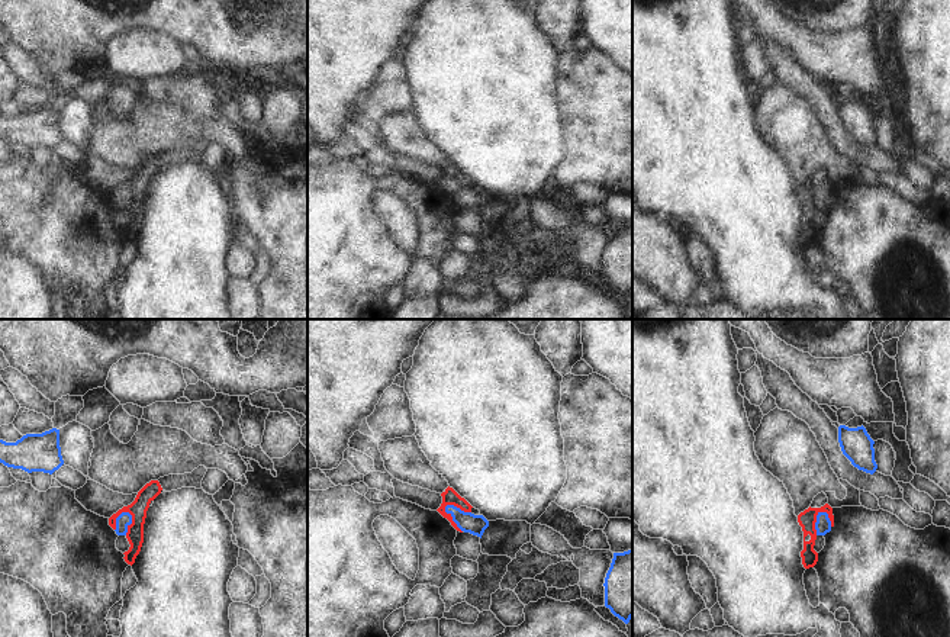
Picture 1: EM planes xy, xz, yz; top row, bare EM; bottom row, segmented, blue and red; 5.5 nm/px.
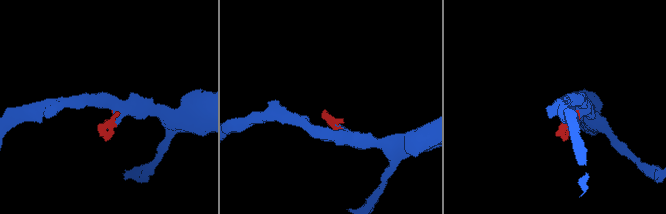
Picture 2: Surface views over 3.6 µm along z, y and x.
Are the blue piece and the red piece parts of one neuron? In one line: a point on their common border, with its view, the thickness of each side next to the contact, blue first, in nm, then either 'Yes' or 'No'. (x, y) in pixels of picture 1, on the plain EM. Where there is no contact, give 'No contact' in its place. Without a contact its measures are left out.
Touches blue at xz (453, 193). Thickness 110 nm (blue) against 90 nm. Yes

